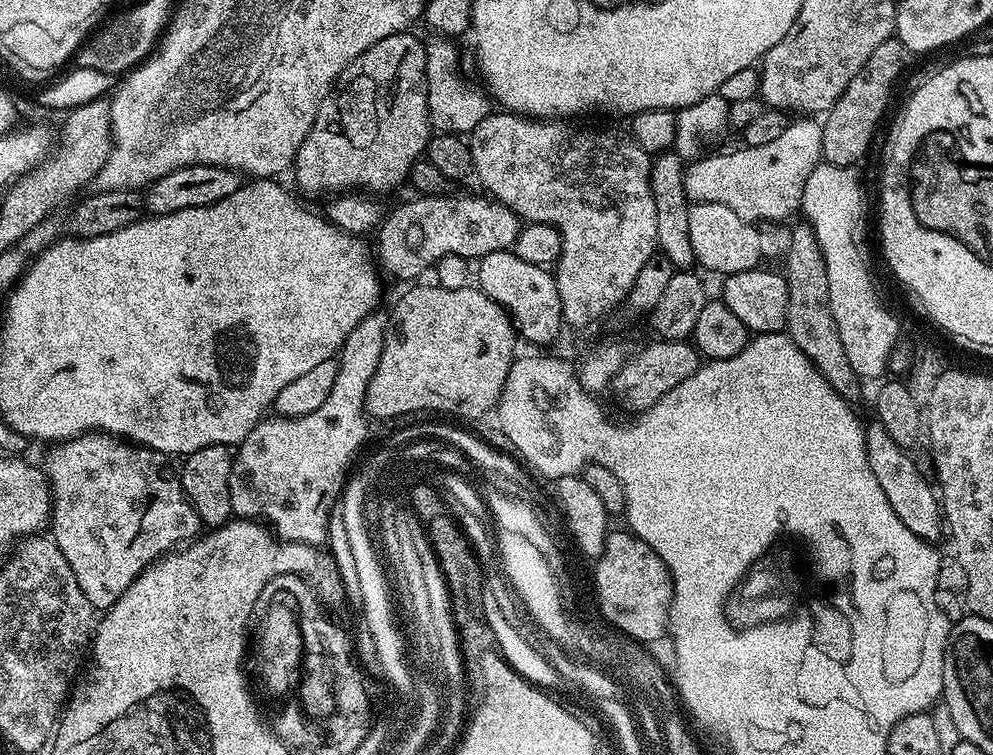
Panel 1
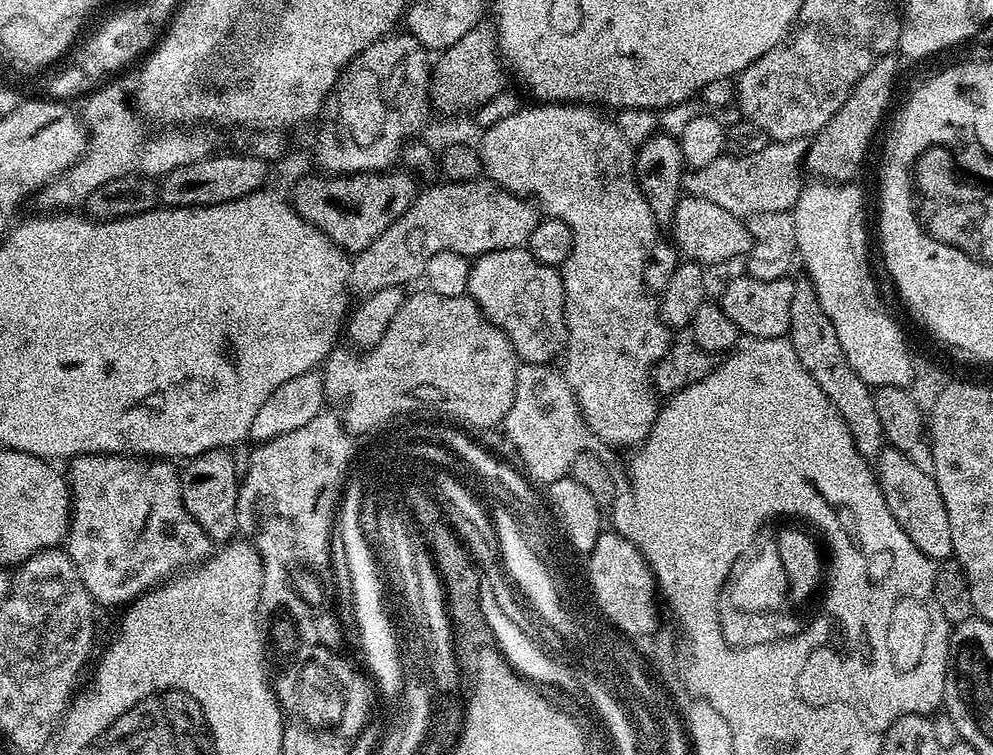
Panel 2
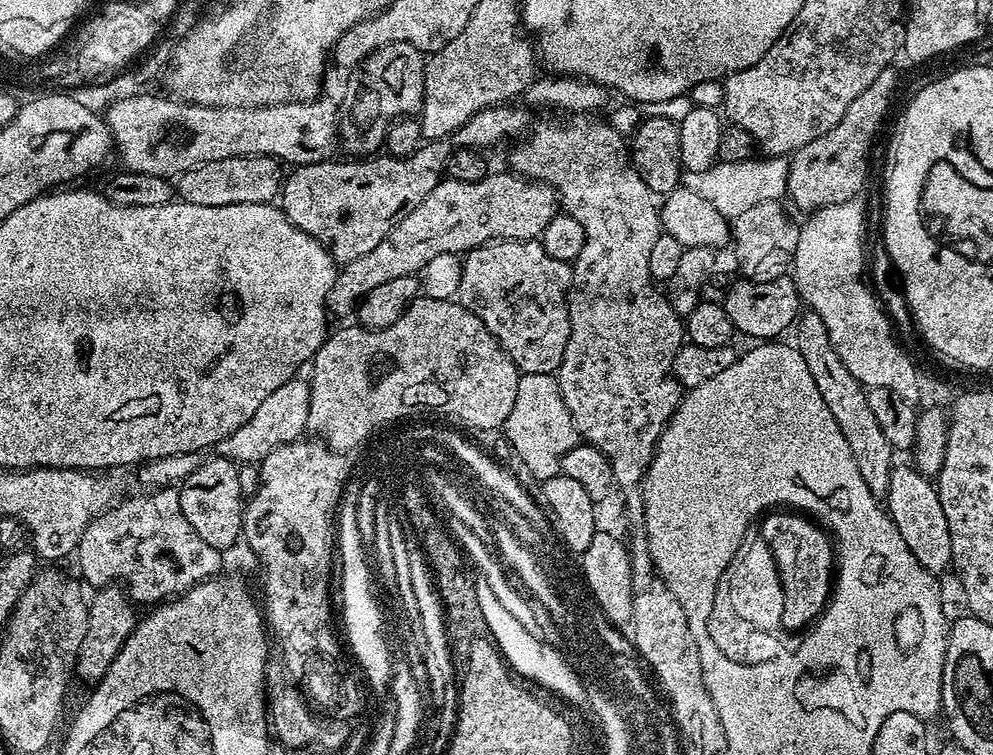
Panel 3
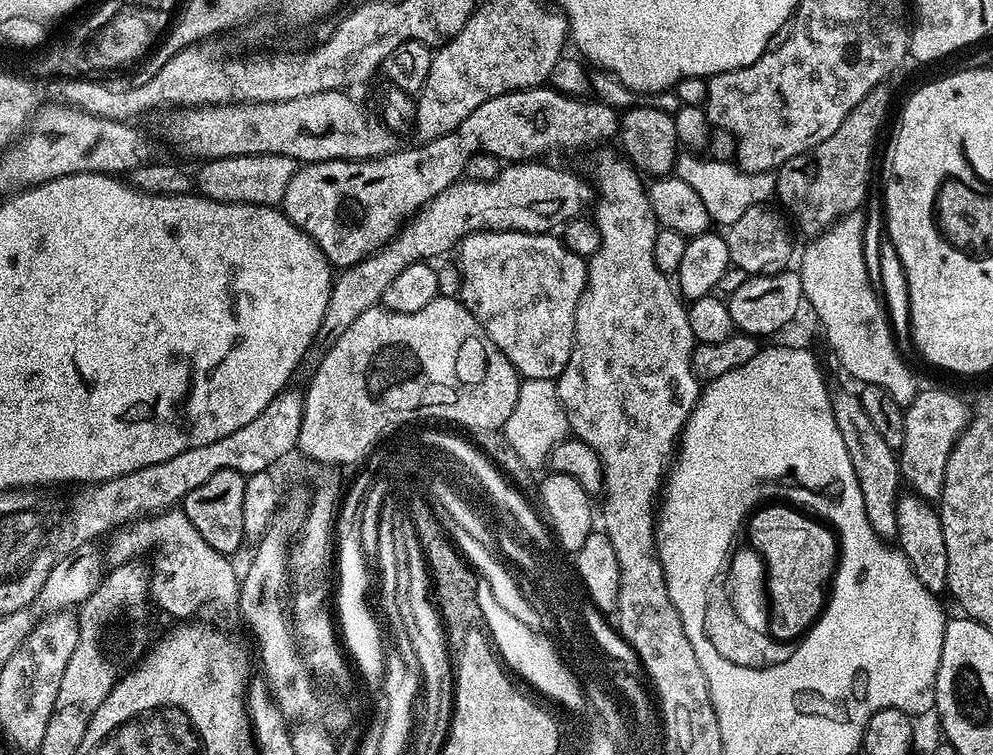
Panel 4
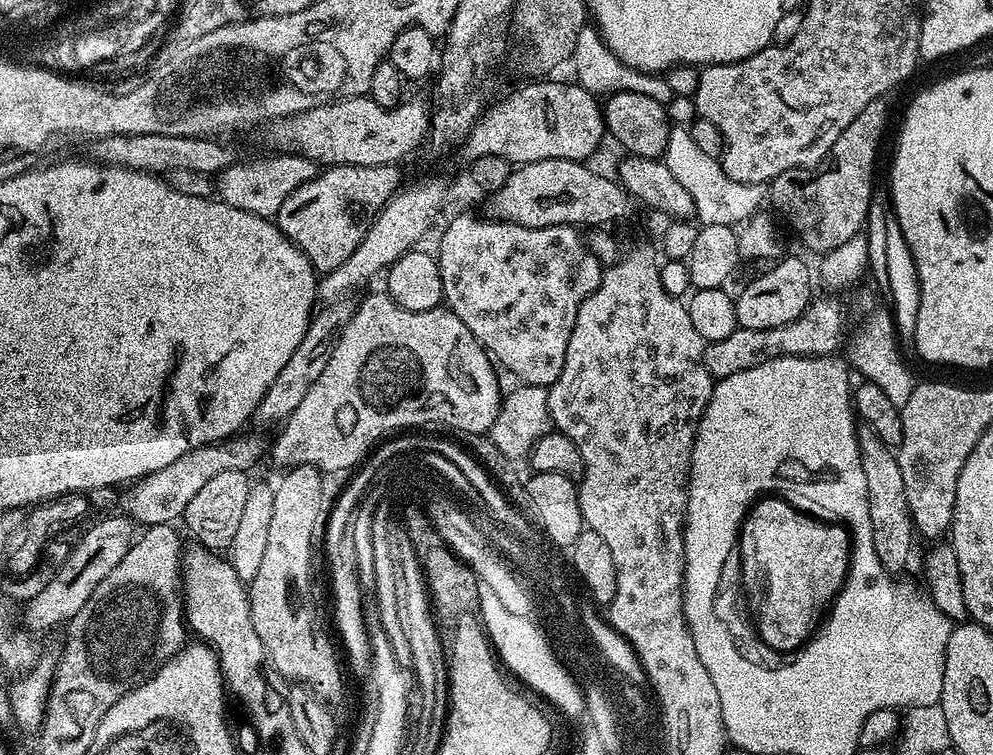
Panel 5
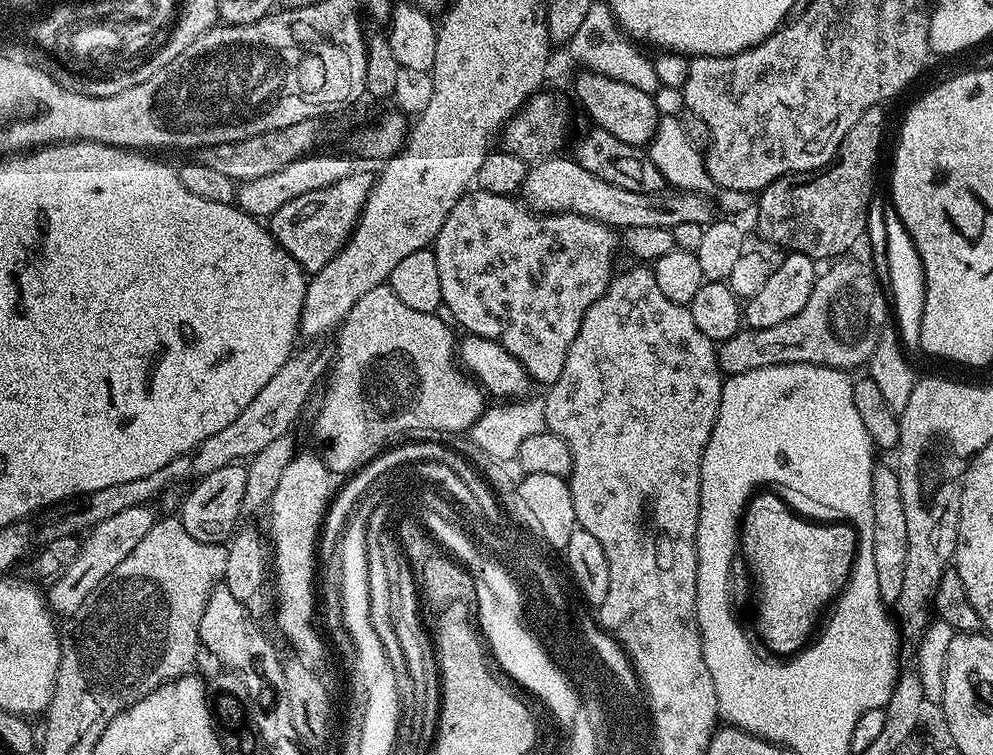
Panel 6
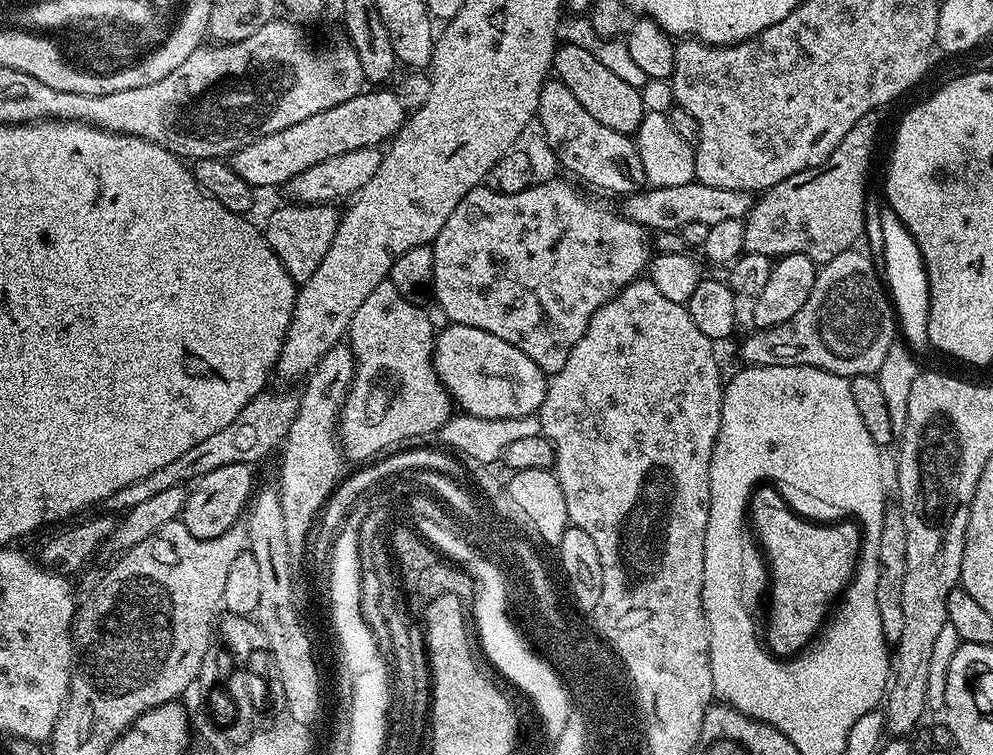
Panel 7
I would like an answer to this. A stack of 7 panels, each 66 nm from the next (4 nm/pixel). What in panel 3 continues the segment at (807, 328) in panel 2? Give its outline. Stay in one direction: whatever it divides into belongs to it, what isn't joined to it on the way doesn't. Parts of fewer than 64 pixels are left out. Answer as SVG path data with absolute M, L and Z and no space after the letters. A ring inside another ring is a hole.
M808 310L799 317L795 325L796 340L794 346L802 354L802 362L814 377L814 386L818 386L818 394L822 394L822 402L834 414L834 422L838 422L838 430L842 430L842 438L850 445L850 454L854 454L854 463L858 465L858 474L862 474L862 482L870 486L870 494L878 498L887 497L890 490L890 474L894 467L894 449L886 442L886 434L878 427L874 413L870 411L868 393L864 385L846 370L842 358L838 358L838 350L834 350L834 342L830 342L830 330L826 330L826 322L818 318L818 314Z

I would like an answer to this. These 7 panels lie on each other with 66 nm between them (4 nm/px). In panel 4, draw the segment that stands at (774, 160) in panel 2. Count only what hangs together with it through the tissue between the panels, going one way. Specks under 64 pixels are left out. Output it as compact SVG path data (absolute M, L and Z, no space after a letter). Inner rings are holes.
M690 152L677 155L675 175L678 175L688 186L693 186L698 196L702 198L703 205L711 221L723 226L736 222L748 208L763 204L773 197L776 189L776 177L768 172L743 172L729 161L715 161L707 159L703 162L700 157Z

